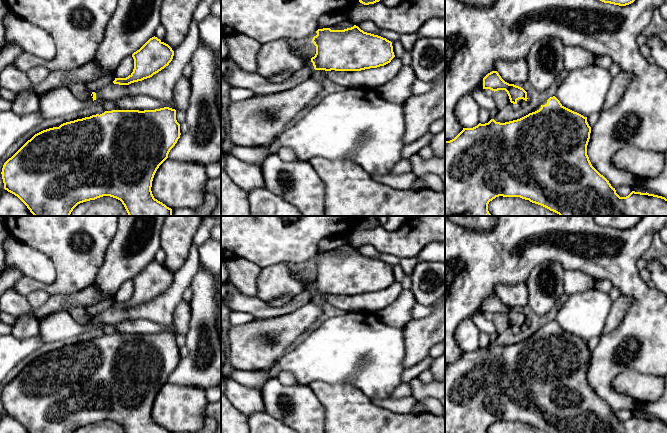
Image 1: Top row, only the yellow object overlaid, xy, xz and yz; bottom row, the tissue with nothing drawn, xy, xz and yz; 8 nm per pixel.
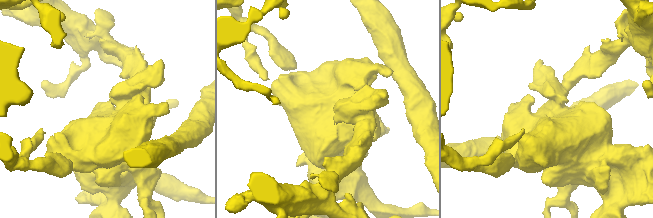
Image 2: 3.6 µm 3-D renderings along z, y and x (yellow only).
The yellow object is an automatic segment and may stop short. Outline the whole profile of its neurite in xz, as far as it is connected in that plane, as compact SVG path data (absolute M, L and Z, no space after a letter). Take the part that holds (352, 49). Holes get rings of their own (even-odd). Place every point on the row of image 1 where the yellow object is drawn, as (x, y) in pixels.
M358 26L344 30L331 30L330 28L318 29L317 35L312 42L316 46L316 54L305 66L293 72L291 77L280 83L270 82L267 78L257 72L247 72L242 70L235 61L225 58L226 70L228 71L228 84L231 87L245 88L256 95L269 95L291 89L309 78L315 70L325 71L361 71L370 68L384 66L395 57L392 42L378 35L364 32Z

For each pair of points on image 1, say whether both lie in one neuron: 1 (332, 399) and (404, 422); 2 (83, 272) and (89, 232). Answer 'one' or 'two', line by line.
1: one
2: one

